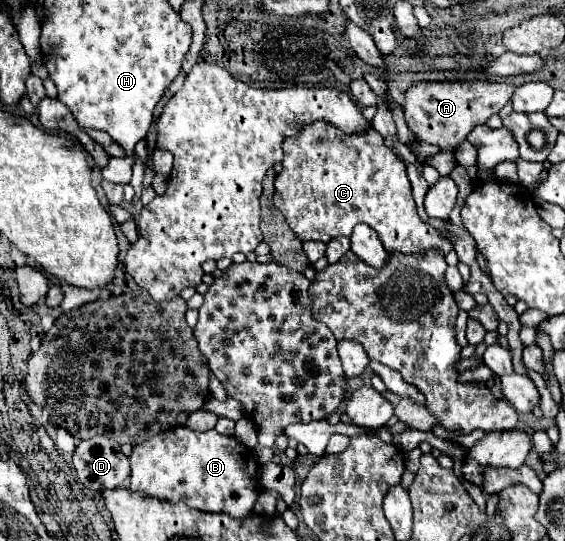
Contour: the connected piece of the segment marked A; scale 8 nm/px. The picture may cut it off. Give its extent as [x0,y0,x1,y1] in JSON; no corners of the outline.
[405,82,515,150]

